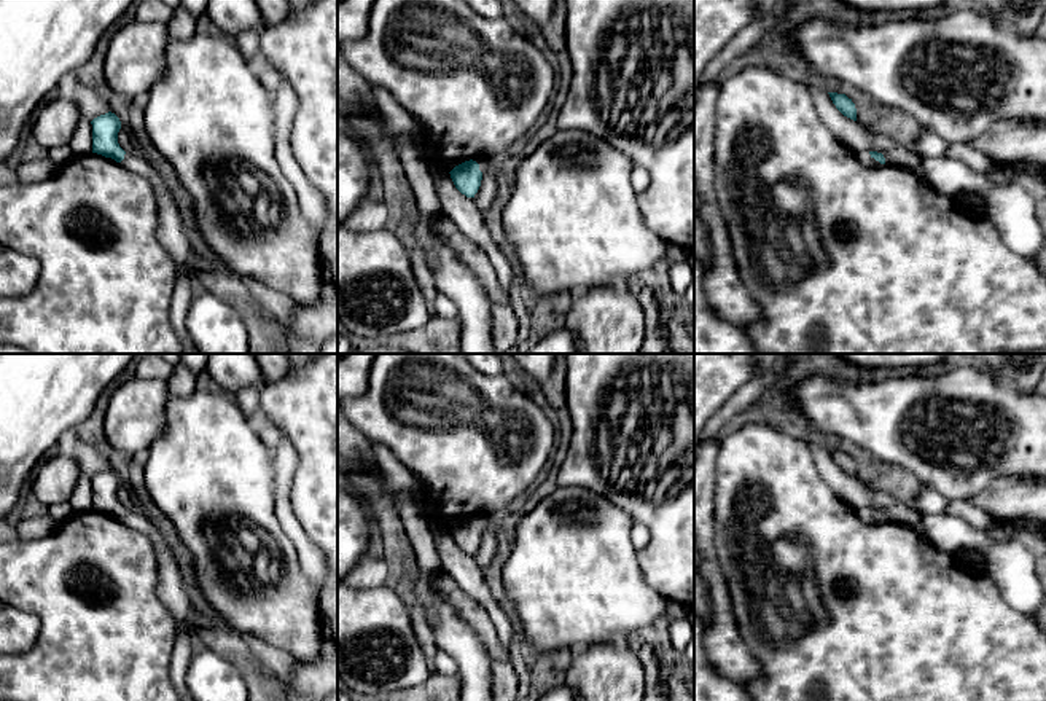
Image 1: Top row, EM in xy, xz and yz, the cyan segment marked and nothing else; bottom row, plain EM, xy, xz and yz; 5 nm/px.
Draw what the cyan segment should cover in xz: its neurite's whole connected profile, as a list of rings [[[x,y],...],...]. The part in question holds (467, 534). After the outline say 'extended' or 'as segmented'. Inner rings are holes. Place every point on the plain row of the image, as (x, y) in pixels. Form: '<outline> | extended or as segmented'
[[[470,516],[455,523],[449,531],[455,545],[462,551],[465,551],[466,554],[474,554],[481,543],[482,532],[486,529],[494,531],[495,527],[497,526],[494,526],[487,516],[484,516],[481,521]]] | extended

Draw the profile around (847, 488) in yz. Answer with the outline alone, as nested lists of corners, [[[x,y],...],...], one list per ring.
[[[809,443],[815,467],[829,489],[855,510],[882,510],[887,521],[911,527],[922,542],[933,543],[928,537],[922,516],[912,511],[888,486],[863,484],[844,473],[833,460],[829,451],[817,443]]]

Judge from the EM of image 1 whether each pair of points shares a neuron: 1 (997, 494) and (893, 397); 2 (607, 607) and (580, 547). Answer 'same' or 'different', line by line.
1: different
2: same

